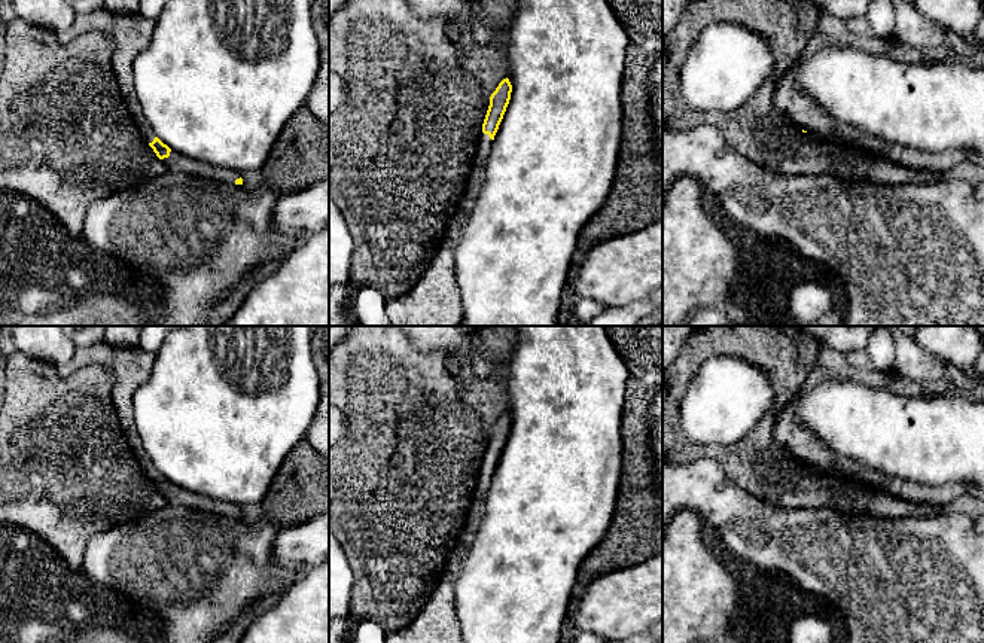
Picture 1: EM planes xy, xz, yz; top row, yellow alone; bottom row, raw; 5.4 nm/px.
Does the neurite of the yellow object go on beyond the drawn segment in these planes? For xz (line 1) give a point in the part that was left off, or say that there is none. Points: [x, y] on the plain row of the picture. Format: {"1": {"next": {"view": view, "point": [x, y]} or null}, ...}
{"1": {"next": {"view": "xz", "point": [438, 622]}}}

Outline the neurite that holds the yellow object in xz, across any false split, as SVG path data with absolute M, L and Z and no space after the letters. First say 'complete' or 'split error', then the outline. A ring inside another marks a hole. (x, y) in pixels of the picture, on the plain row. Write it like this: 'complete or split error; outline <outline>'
split error; outline M506 411L490 430L464 527L427 603L406 627L389 633L386 643L463 643L456 612L454 582L482 522L490 482L509 438L511 426L512 418Z

